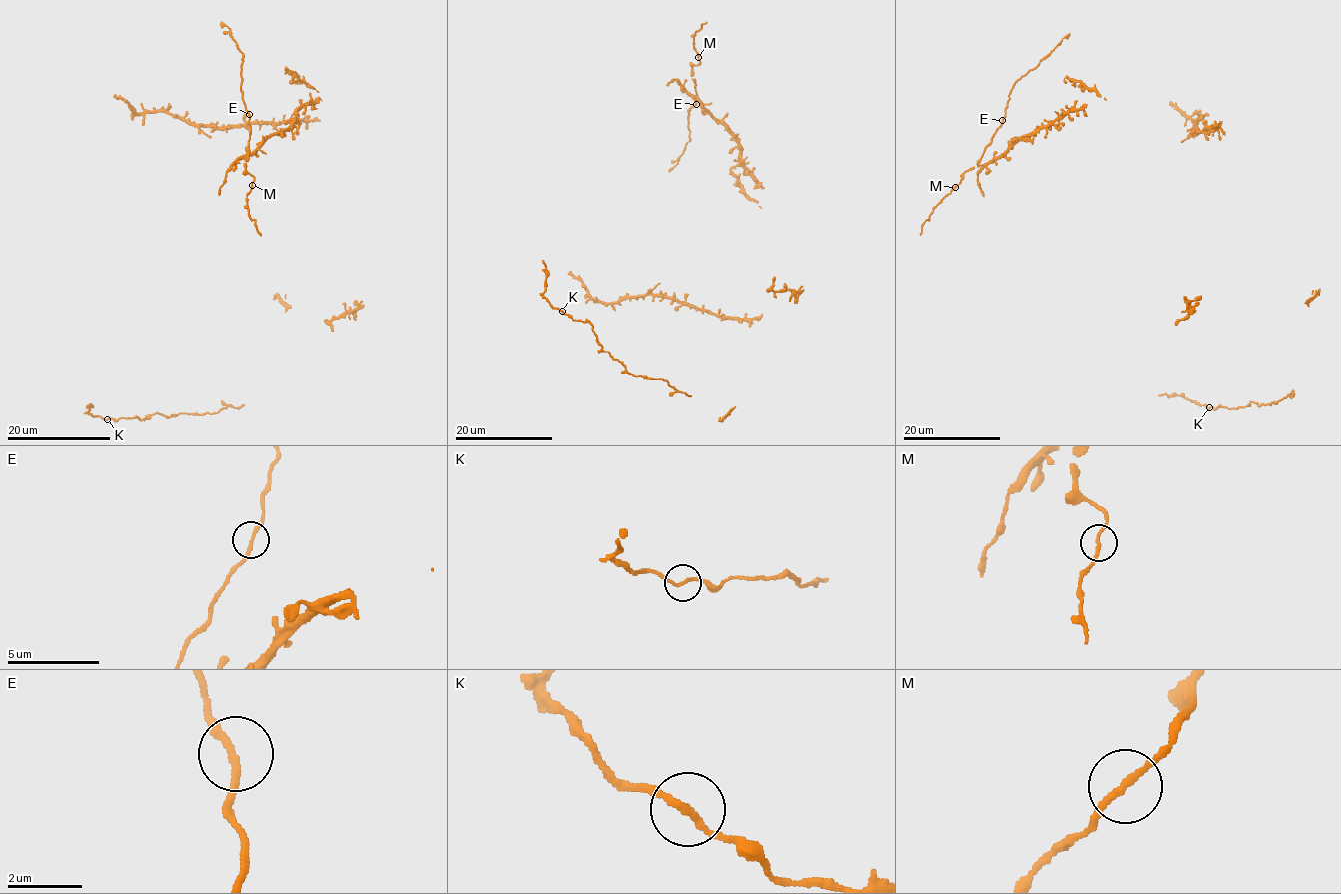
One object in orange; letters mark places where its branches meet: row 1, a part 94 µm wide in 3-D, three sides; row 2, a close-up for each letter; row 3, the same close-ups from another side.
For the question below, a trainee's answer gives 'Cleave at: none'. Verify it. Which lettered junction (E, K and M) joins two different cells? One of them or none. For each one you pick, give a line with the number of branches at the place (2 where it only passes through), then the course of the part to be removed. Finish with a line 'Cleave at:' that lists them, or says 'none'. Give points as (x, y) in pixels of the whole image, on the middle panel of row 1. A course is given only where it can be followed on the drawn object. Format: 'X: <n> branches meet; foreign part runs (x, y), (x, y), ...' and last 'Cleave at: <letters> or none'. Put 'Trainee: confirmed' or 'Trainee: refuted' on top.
Trainee: refuted
K: 2 branches meet; foreign part runs (562, 311), (553, 307), (544, 295), (546, 270), (542, 260)
Cleave at: K

